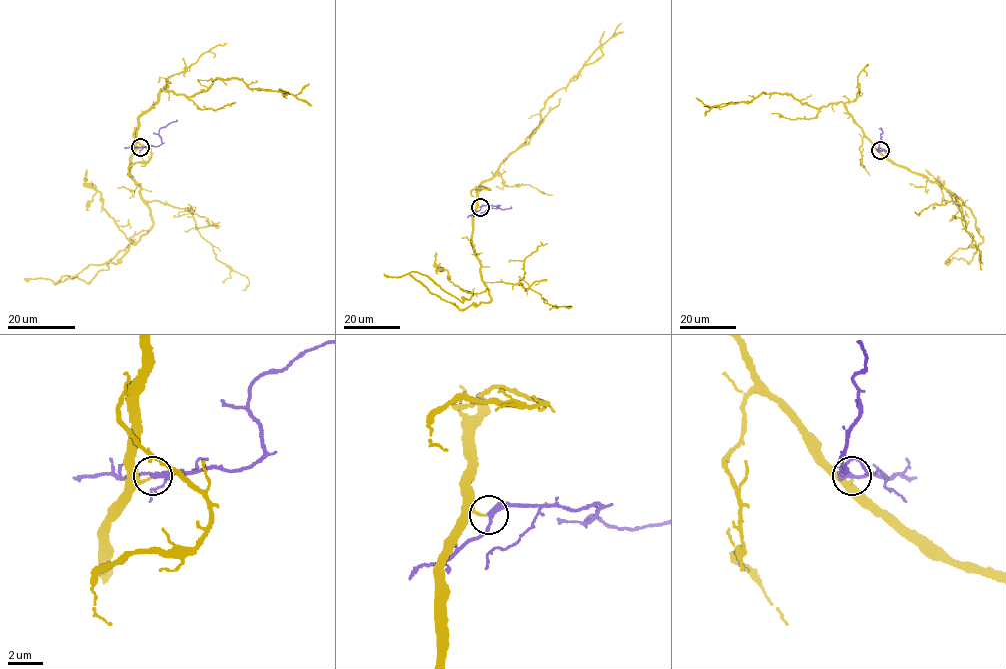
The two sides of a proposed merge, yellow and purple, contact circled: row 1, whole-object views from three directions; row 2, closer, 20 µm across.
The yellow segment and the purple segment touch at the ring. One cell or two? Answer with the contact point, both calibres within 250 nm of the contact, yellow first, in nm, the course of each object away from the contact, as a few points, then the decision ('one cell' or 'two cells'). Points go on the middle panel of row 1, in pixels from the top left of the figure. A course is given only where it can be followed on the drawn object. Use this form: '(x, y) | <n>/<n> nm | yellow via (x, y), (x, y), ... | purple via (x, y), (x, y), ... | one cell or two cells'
(480, 207) | 150/280 nm | yellow via (480, 207), (472, 246), (491, 299), (460, 310), (416, 280), (411, 272), (471, 297), (436, 252) | purple via (480, 207), (506, 209), (511, 206) | one cell

